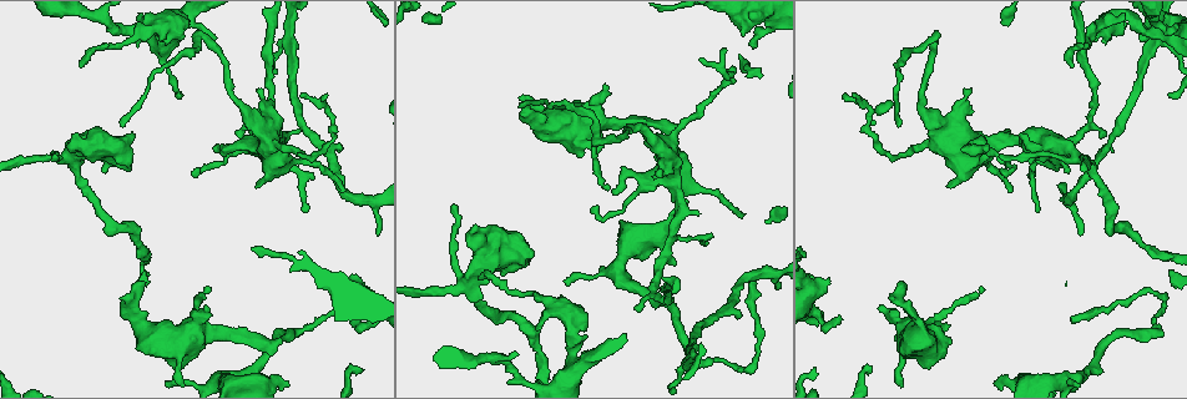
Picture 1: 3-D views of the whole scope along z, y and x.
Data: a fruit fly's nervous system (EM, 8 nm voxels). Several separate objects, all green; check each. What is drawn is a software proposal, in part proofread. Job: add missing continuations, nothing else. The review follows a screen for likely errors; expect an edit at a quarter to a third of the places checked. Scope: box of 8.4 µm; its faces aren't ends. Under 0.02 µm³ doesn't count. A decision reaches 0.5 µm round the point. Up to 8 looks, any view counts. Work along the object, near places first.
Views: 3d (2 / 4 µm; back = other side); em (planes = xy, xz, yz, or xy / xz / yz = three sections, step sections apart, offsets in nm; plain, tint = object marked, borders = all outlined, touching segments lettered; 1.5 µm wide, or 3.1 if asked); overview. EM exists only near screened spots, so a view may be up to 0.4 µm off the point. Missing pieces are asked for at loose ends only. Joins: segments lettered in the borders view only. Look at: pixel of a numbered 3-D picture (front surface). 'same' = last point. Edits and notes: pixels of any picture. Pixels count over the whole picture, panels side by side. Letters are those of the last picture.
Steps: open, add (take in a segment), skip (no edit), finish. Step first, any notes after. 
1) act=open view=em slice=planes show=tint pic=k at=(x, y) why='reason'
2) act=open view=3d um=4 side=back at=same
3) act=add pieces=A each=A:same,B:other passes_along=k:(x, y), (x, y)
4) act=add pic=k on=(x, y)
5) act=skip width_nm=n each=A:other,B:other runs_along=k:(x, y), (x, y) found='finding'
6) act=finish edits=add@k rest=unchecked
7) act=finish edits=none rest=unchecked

act=open view=em slice=planes show=borders pic=1 at=(837, 318) why='thin end'

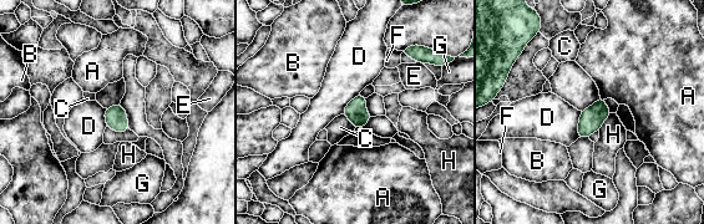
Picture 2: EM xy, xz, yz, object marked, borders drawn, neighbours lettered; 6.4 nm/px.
act=skip each=A:other,B:other,C:other,D:other,E:other,F:other,G:other,H:other border=2:(581, 111), (577, 130), (578, 137) found='no lettered segment goes on from it'

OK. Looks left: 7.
act=open view=em slice=planes show=borders pic=1 at=(1072, 321) why='end of a long branch'

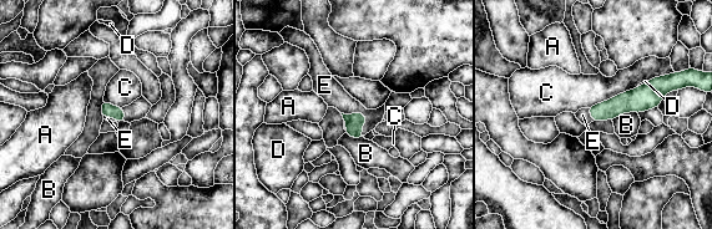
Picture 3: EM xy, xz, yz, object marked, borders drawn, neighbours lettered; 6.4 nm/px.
act=add pieces=E longest_contact=C:360nm each=A:other,B:other,C:other,D:other,E:same passes_along=3:(354, 122), (363, 113), (333, 93) found='the neuron continues'

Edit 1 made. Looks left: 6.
act=open view=overview

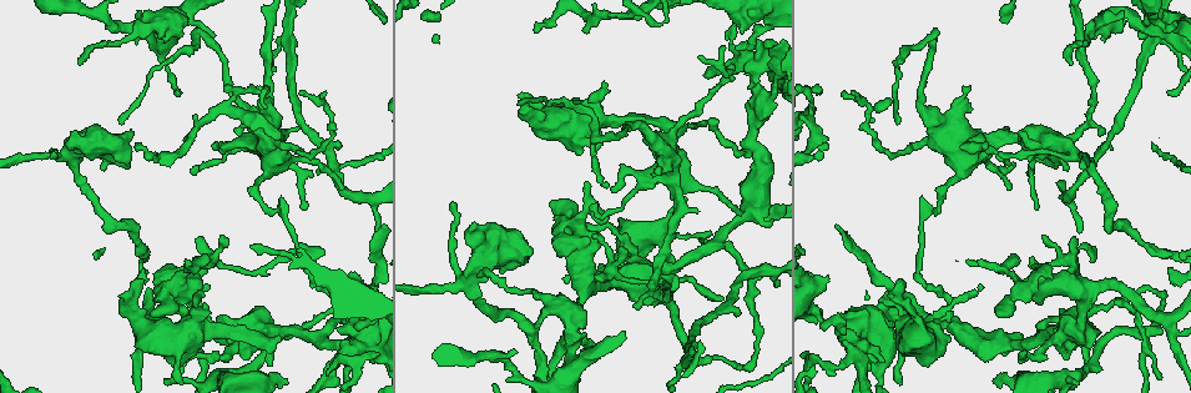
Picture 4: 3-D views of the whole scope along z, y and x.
act=open view=3d um=2 side=back pic=4 at=(304, 210) why='tapers out'

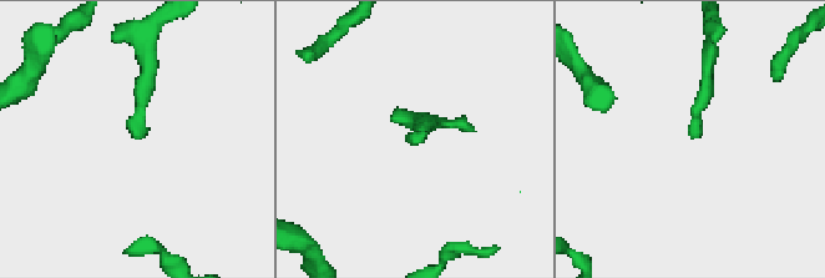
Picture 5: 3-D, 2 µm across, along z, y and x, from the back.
act=open view=em slice=xy step=4 show=borders pic=5 at=(691, 133)

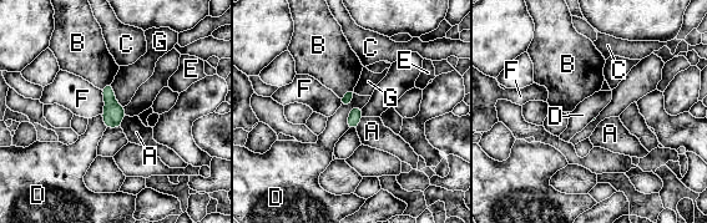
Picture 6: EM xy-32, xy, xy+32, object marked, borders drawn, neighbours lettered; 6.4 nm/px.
act=skip each=A:other,B:other,C:other,D:other,E:other,F:other,G:other found='no lettered segment goes on from it'

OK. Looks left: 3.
act=open view=3d um=4 pic=4 at=(844, 93)

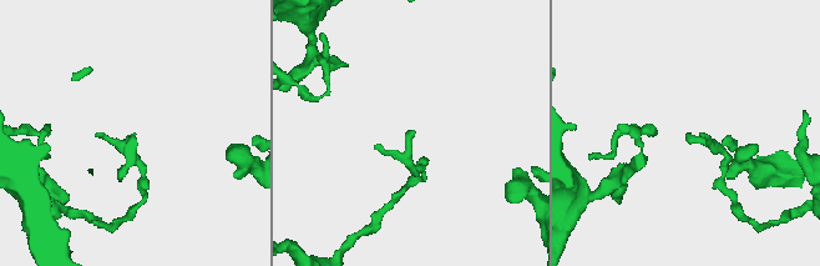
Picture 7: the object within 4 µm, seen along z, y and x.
act=open view=em slice=planes show=borders pic=7 at=(135, 134)

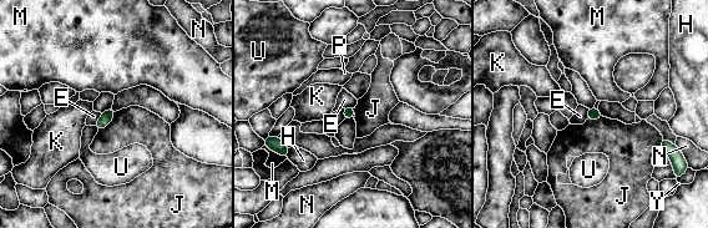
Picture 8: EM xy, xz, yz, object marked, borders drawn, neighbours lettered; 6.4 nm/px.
act=skip each=E:other,H:other,J:other,K:other,M:other,N:other,P:other,U:other,Y:other border=8:(116, 111), (112, 120), (99, 131) found='none of them fits'

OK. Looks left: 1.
act=finish edits=add@3 rest=unchecked

